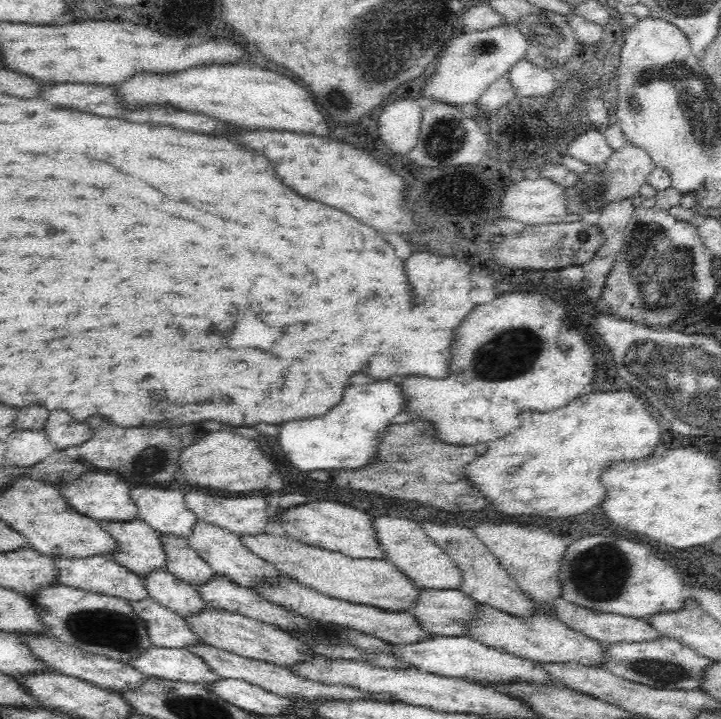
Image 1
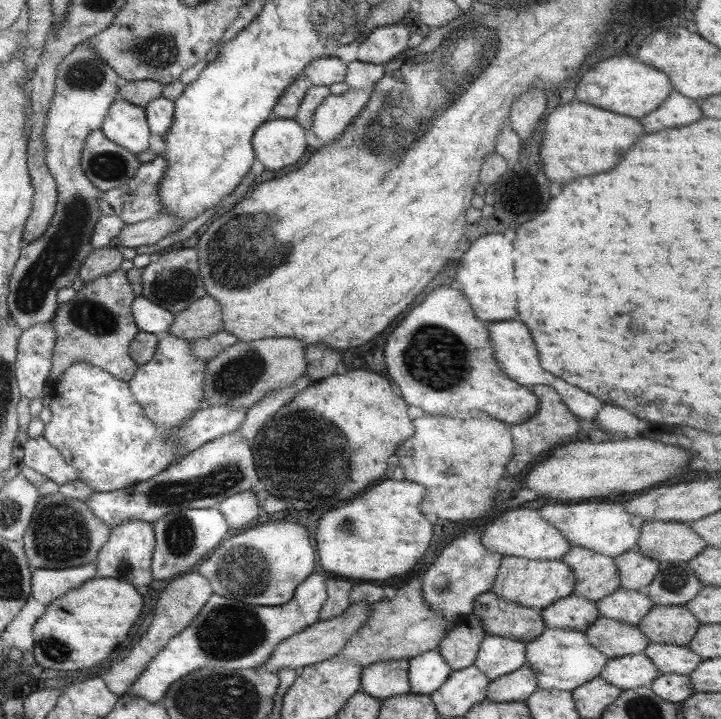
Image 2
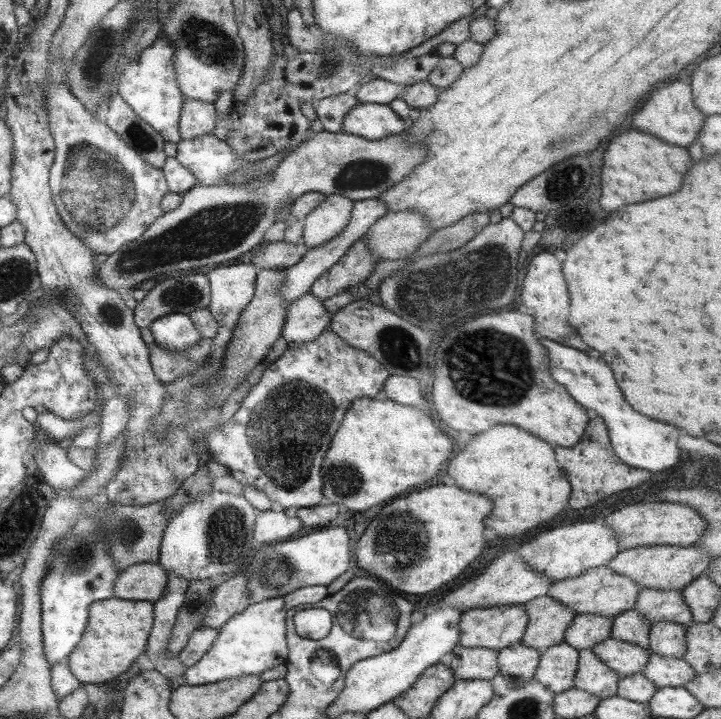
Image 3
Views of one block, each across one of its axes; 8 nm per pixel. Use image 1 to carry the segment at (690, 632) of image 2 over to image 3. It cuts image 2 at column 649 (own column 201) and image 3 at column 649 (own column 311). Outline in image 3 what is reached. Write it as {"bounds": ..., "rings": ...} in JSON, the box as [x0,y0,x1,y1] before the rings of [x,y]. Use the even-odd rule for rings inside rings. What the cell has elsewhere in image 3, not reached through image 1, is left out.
{"bounds":[591,636,650,680],"rings":[[[611,636],[595,644],[591,649],[599,661],[617,673],[618,680],[640,673],[650,656],[650,650],[644,650],[634,644],[613,639]]]}

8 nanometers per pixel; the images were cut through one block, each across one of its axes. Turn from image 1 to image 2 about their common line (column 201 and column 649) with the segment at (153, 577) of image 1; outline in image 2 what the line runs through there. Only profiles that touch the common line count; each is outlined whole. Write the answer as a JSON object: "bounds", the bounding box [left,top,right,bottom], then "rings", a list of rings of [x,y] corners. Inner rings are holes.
{"bounds":[595,588,654,625],"rings":[[[621,588],[595,601],[595,605],[599,616],[631,625],[639,624],[641,618],[654,606],[644,590]]]}

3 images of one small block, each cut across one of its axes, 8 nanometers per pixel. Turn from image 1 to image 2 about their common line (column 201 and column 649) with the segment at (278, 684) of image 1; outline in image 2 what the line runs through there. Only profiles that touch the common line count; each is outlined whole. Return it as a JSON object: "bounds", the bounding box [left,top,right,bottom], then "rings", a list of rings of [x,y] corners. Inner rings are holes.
{"bounds":[644,643,702,675],"rings":[[[649,643],[644,654],[657,667],[659,674],[675,673],[688,675],[702,661],[689,648],[669,643]]]}

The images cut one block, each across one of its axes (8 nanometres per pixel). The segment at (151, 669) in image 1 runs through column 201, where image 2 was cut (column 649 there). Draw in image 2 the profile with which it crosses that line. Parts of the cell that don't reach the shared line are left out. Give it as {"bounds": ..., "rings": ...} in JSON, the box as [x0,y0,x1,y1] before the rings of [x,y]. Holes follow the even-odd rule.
{"bounds":[598,653,659,691],"rings":[[[641,653],[608,659],[598,676],[624,691],[647,686],[659,675],[657,667],[651,663],[647,655]]]}

